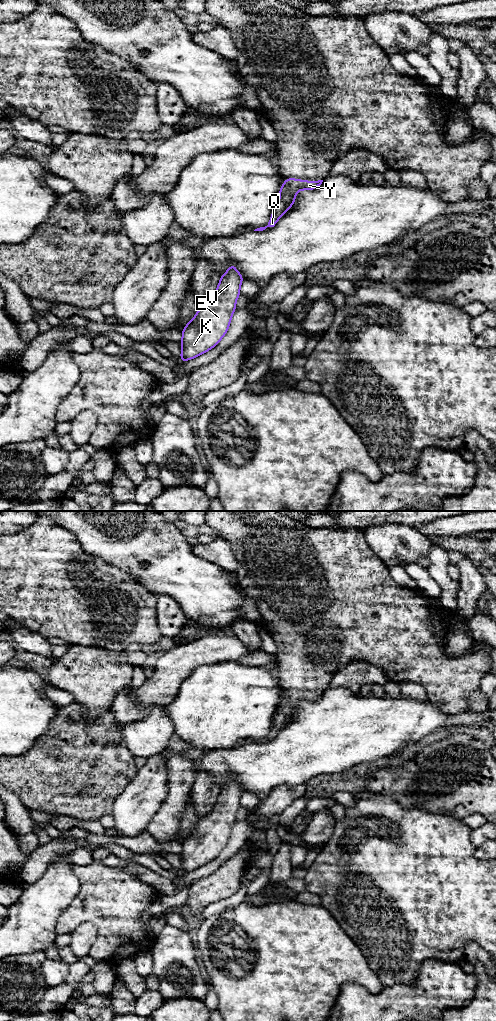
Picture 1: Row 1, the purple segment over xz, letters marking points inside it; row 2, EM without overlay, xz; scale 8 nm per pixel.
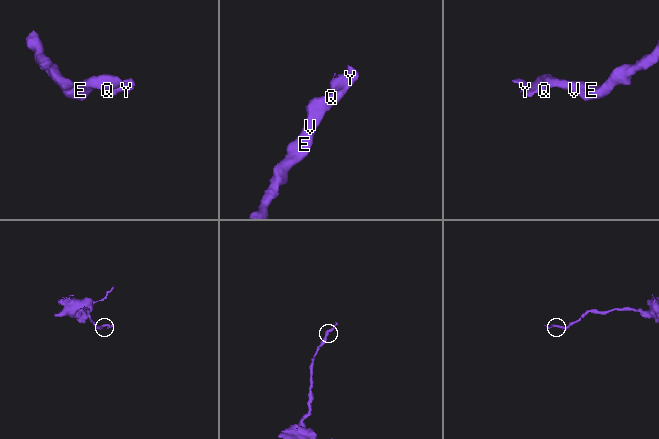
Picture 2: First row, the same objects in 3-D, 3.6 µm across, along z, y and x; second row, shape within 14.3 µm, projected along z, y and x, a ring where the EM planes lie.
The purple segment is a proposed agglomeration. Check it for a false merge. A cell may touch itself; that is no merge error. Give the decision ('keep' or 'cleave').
keep

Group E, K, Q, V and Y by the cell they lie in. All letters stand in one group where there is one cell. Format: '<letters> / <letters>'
E K Q V Y

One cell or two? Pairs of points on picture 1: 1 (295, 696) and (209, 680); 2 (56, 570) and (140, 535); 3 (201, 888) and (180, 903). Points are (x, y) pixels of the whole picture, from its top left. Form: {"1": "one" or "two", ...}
{"1": "two", "2": "two", "3": "two"}

